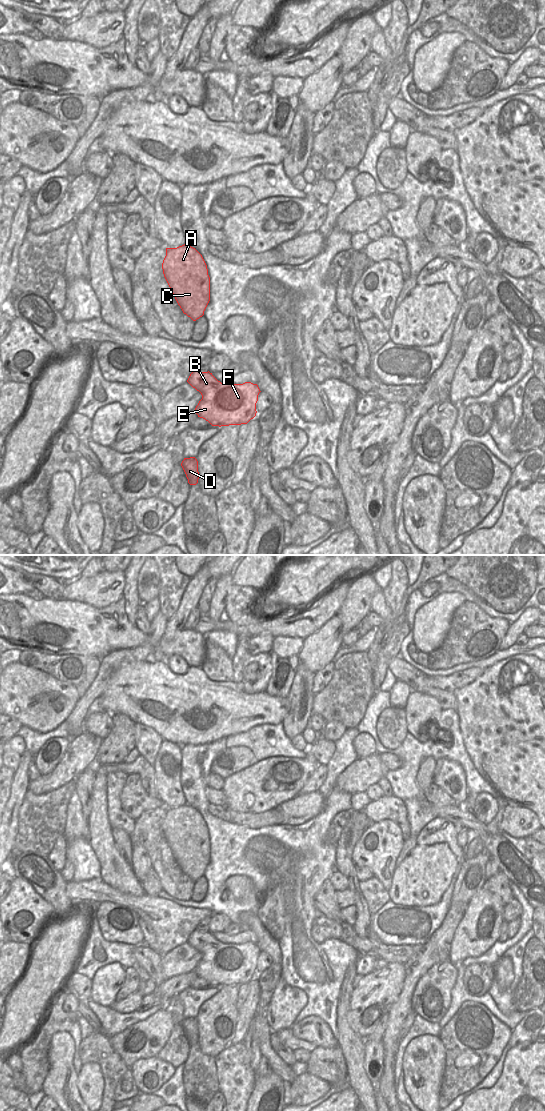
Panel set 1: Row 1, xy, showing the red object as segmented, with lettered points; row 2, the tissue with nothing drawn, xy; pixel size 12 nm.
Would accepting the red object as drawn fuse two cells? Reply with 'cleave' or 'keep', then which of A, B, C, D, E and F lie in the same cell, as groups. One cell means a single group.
keep; groups A B C D E F

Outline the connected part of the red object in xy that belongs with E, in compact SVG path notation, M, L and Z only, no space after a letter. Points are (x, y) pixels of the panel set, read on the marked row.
M193 371L187 382L199 391L202 399L195 408L198 417L205 419L212 426L229 426L247 424L256 416L256 403L261 392L257 384L245 382L243 384L223 384L212 373Z

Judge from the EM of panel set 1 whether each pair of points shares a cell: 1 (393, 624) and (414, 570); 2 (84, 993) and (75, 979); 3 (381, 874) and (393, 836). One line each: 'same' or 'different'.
1: different
2: same
3: same

